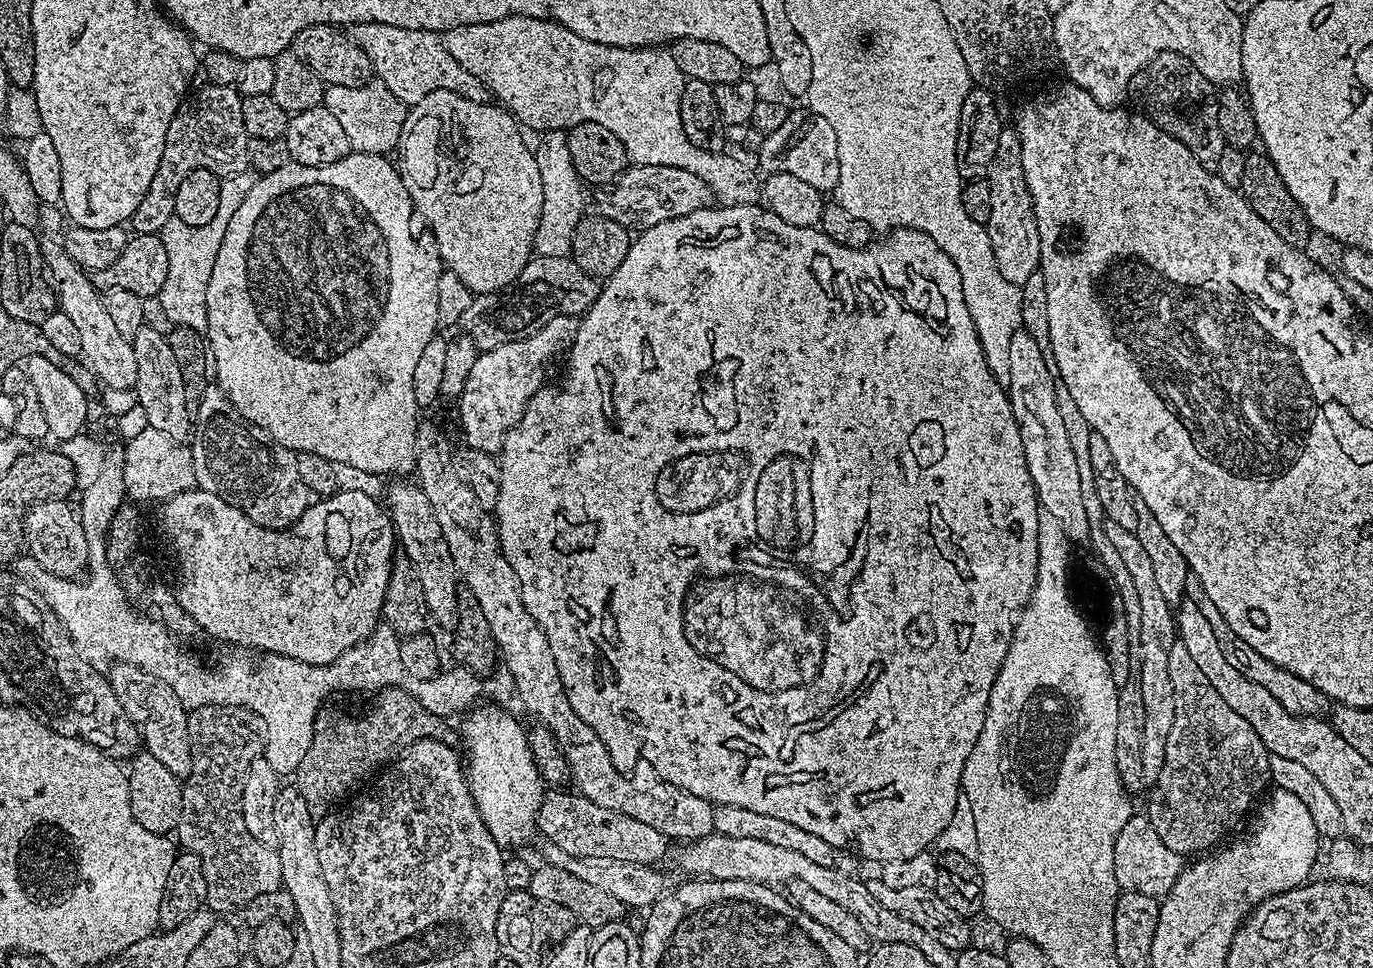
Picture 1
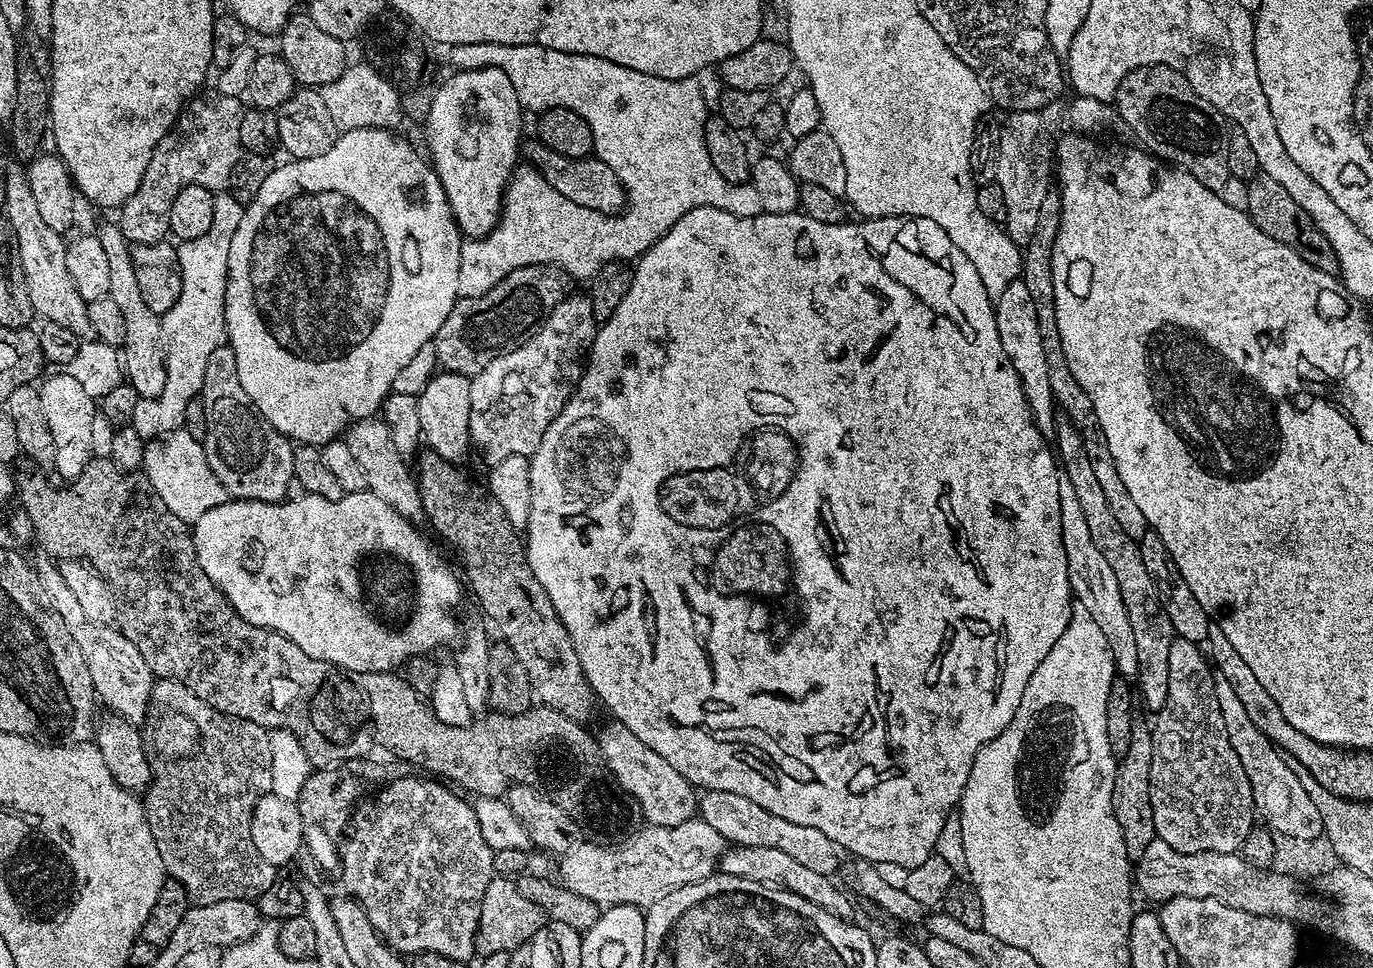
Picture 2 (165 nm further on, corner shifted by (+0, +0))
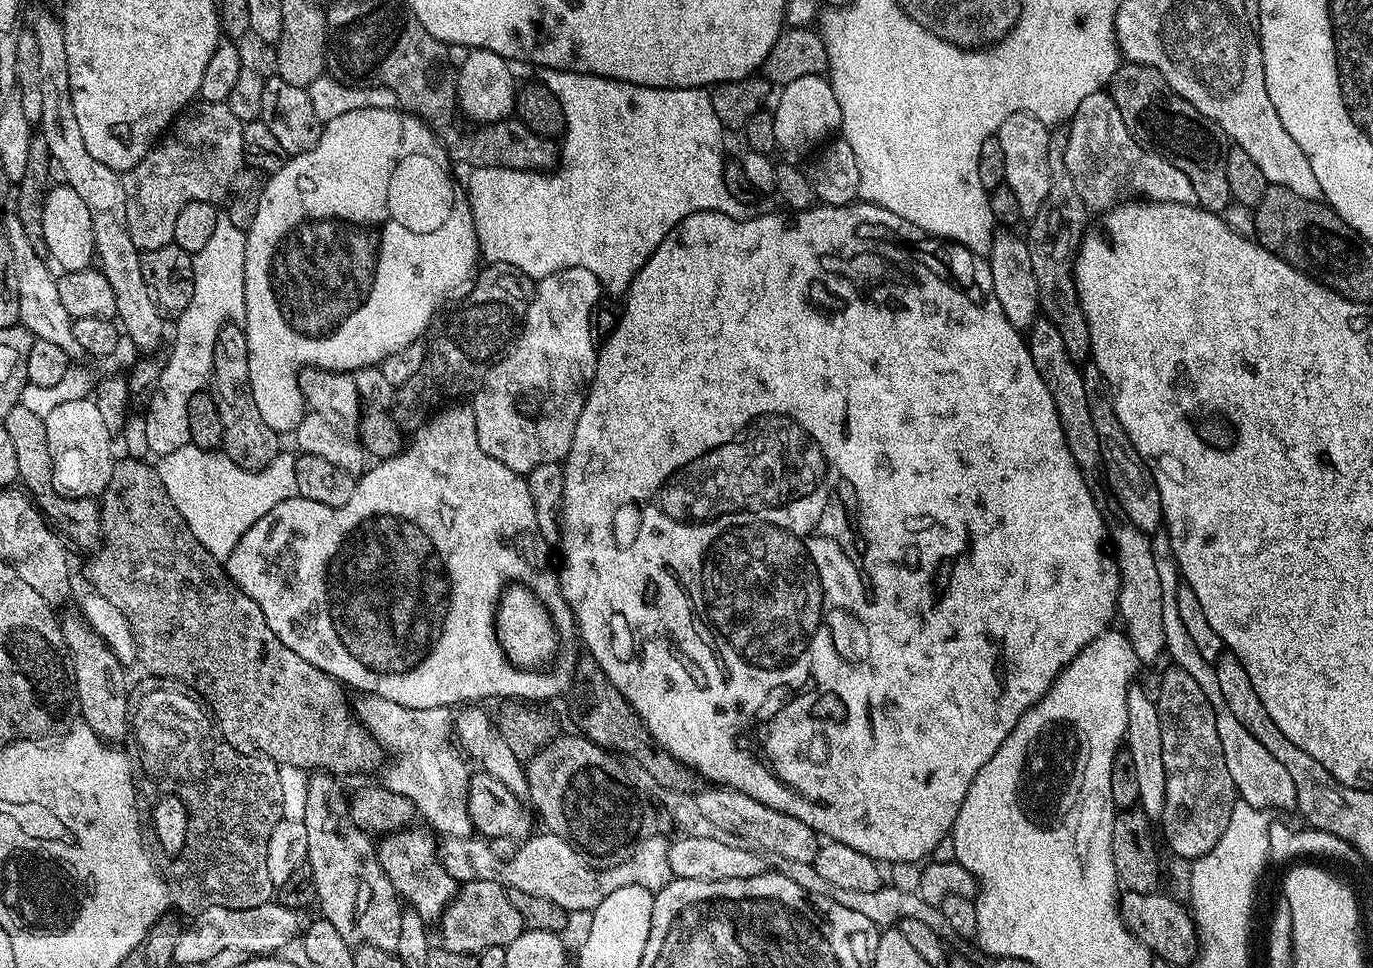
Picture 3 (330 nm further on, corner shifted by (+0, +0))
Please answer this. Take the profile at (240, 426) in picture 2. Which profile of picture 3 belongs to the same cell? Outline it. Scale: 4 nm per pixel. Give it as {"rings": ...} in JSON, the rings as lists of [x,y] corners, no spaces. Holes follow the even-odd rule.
{"rings":[[[229,322],[218,330],[218,338],[214,338],[214,362],[212,363],[212,379],[210,381],[212,401],[218,406],[218,418],[222,418],[222,451],[238,466],[257,469],[266,467],[272,459],[280,455],[281,437],[262,422],[262,414],[258,414],[258,406],[254,402],[254,394],[250,390],[250,366],[248,365],[248,347],[246,334],[239,323]]]}

